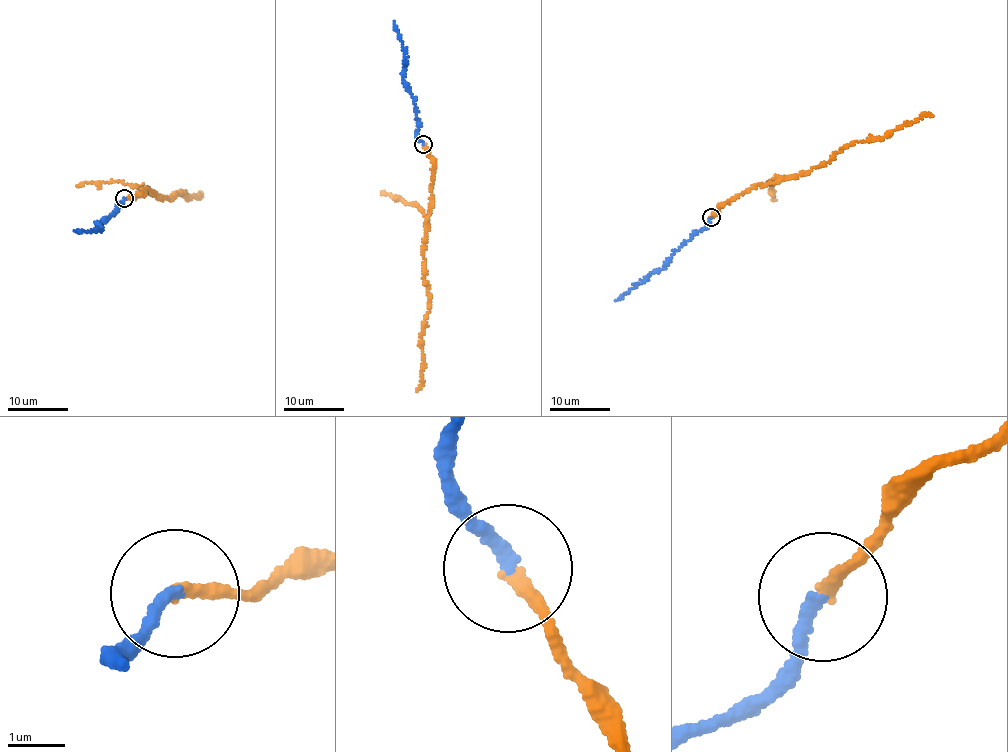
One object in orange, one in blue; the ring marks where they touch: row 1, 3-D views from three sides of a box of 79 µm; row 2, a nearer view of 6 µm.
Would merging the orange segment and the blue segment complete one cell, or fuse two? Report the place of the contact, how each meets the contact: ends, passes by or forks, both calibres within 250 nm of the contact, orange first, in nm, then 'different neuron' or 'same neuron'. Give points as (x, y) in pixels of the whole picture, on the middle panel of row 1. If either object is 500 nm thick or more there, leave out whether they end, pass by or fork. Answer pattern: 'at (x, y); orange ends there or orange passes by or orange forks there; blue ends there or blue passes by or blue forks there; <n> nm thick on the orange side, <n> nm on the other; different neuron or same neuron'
at (423, 144); orange ends there; blue ends there; 220 nm thick on the orange side, 240 nm on the other; same neuron

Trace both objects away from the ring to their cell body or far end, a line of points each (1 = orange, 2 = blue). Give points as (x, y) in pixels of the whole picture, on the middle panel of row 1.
1: (423, 144), (434, 167), (423, 258), (424, 280), (430, 300), (422, 333), (422, 378), (415, 392)
2: (423, 144), (417, 134), (414, 101), (403, 79), (406, 59), (400, 36), (393, 20)

